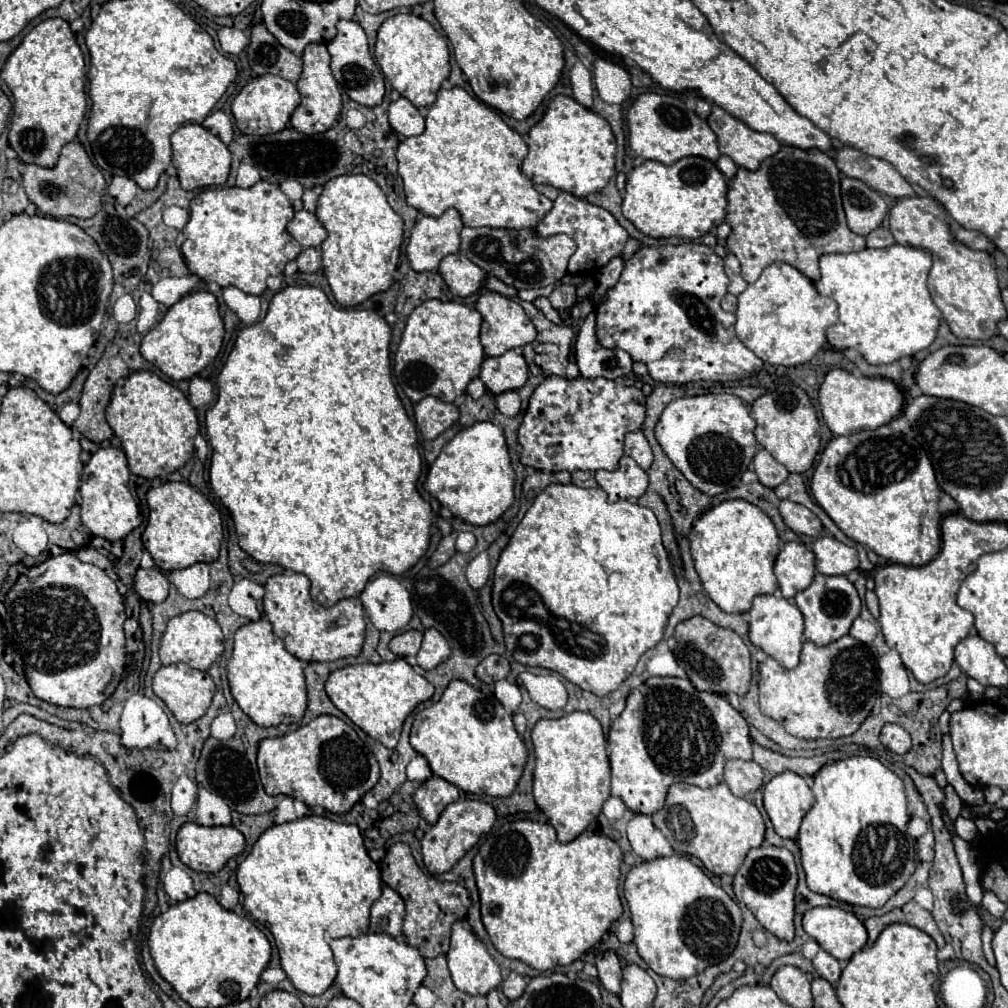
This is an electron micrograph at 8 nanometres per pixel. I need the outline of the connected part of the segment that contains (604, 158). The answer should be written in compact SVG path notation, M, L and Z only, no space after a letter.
M555 96L553 102L549 104L547 114L543 116L543 120L531 128L527 144L529 144L529 154L523 162L523 172L525 172L525 176L529 176L529 180L533 184L549 184L549 186L569 192L577 198L587 198L589 194L605 188L605 184L615 174L615 136L611 132L609 122L603 116L595 114L593 110L581 106L573 98Z

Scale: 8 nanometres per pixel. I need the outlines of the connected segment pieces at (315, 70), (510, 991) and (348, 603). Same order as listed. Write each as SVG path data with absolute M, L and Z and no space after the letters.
M309 44L303 52L303 72L297 82L299 94L301 94L301 104L291 116L291 126L297 132L303 134L321 134L333 126L337 120L343 104L341 104L341 92L339 84L335 82L331 68L329 68L329 52L325 44Z
M509 972L507 978L505 978L503 984L501 984L501 992L503 992L509 1000L517 1000L517 998L523 994L525 986L527 986L527 980L525 980L523 976L519 976L517 972Z
M297 572L271 576L265 584L263 610L273 624L273 632L285 642L285 648L303 662L327 662L357 656L365 640L365 610L359 598L345 598L331 608L317 604L309 596L309 578Z

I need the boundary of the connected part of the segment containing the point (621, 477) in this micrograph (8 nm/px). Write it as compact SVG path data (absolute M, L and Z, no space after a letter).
M623 456L619 462L619 468L609 472L609 470L599 470L595 472L597 484L607 492L609 502L617 500L627 500L627 498L639 498L647 490L649 478L645 470L637 466L637 462L629 456Z

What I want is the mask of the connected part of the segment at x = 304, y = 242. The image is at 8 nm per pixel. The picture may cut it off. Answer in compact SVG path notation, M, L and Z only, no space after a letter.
M307 210L295 212L293 220L287 224L287 230L303 248L319 248L327 238L327 230L323 228L323 224L317 220L315 214Z

